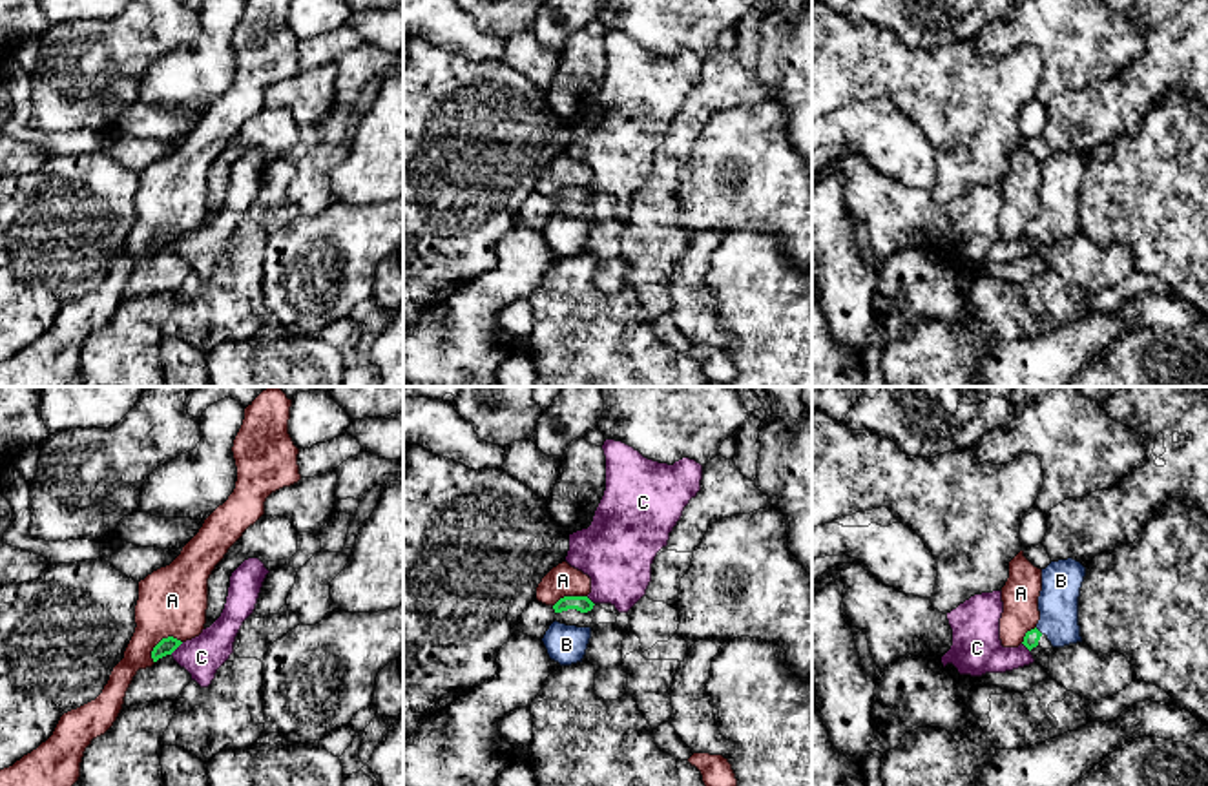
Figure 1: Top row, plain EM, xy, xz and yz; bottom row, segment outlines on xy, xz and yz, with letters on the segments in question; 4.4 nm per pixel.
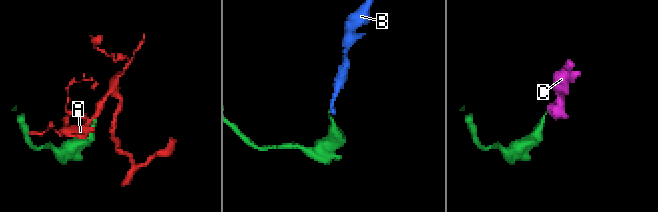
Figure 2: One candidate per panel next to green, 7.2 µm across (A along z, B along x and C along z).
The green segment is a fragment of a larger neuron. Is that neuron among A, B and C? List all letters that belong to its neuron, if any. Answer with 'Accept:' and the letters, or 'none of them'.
Accept: B

